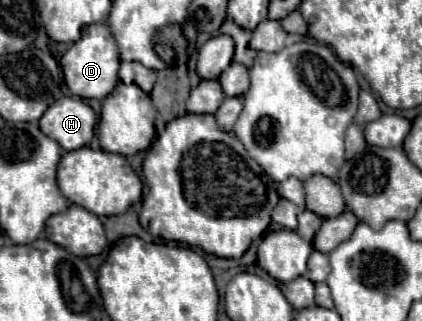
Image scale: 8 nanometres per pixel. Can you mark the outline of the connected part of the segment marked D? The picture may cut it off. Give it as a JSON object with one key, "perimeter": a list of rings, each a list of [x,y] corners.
{"perimeter":[[[96,23],[90,25],[82,31],[80,41],[76,41],[60,59],[64,79],[68,89],[82,99],[104,99],[116,85],[118,81],[118,67],[120,67],[120,57],[118,57],[118,47],[114,37],[110,35],[110,27],[106,23]]]}

